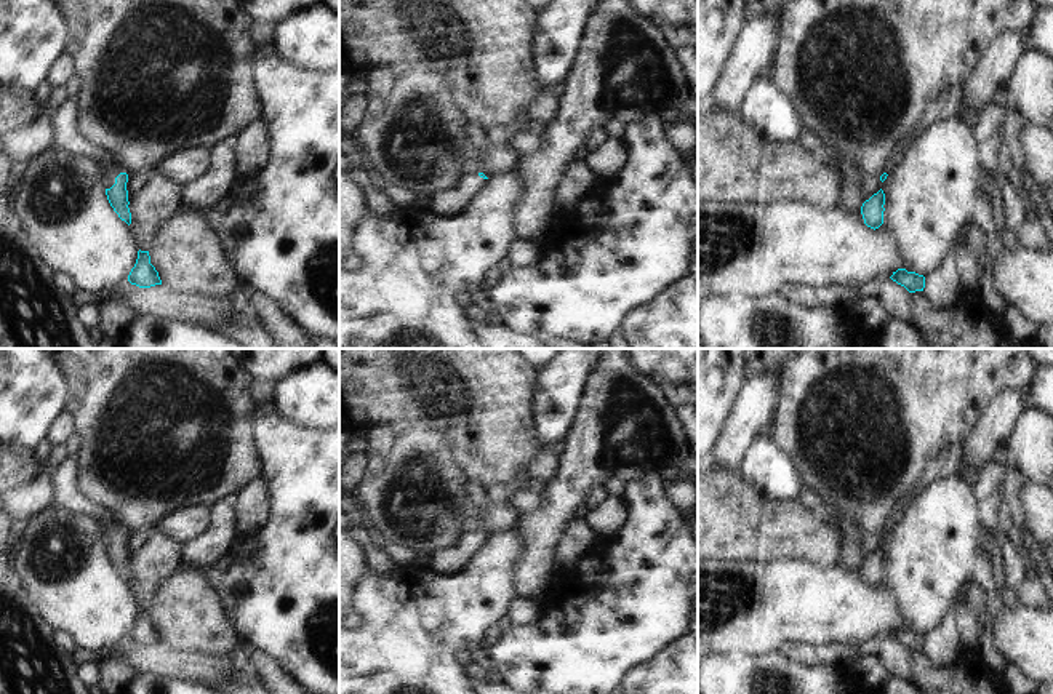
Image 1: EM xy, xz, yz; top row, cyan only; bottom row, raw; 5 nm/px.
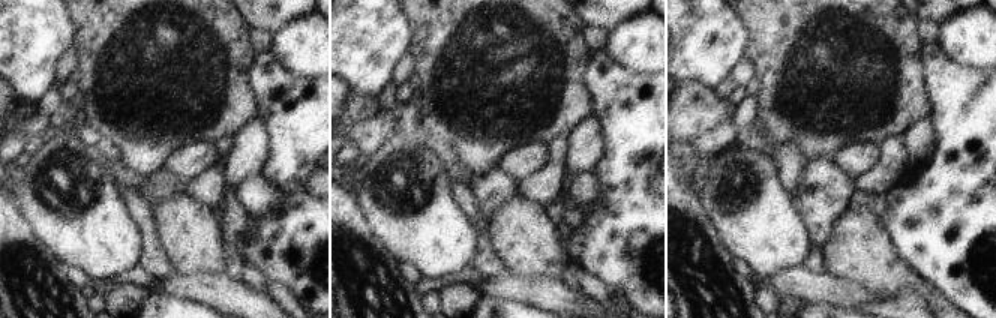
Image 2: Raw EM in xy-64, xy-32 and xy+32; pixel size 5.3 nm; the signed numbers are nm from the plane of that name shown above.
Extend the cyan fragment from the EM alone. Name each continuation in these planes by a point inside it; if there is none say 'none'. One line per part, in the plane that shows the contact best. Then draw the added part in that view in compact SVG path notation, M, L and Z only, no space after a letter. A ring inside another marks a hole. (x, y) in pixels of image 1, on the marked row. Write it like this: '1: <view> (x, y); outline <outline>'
1: xy (114, 170); outline M110 157L112 158L112 157ZM112 158L114 160L114 158ZM115 163L107 170L107 173L104 174L104 181L106 181L106 189L110 189L115 184L115 177L125 173L123 168L120 165Z

